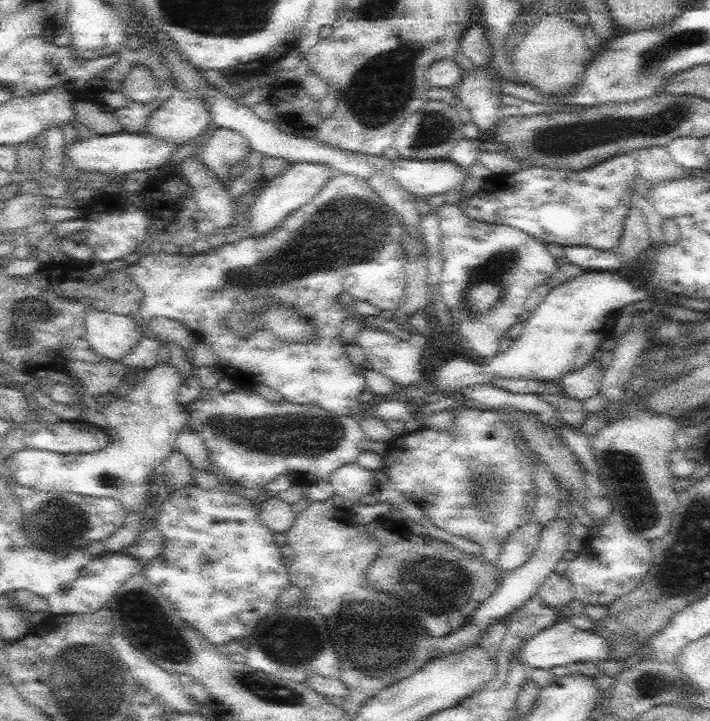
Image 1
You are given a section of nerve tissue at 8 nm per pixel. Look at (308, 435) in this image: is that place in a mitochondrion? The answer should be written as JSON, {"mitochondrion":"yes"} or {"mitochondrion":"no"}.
{"mitochondrion":"yes"}

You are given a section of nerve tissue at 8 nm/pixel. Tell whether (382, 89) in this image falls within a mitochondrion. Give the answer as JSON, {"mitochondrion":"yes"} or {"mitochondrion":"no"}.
{"mitochondrion":"yes"}

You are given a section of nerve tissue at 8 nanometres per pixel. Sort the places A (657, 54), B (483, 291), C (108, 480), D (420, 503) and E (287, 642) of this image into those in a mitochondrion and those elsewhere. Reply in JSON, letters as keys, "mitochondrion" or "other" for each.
{"A":"mitochondrion","B":"mitochondrion","C":"mitochondrion","D":"other","E":"mitochondrion"}

